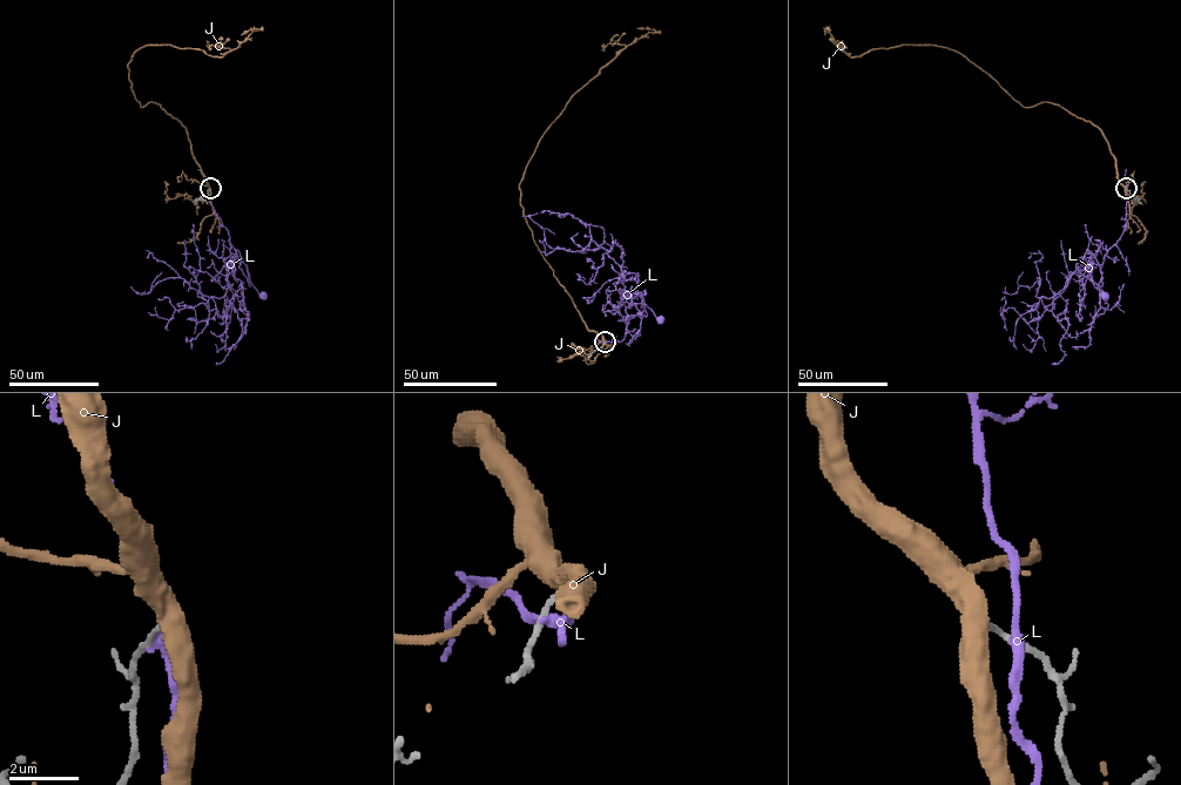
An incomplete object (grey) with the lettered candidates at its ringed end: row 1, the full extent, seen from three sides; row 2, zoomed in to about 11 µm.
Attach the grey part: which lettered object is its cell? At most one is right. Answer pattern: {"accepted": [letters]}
{"accepted": []}

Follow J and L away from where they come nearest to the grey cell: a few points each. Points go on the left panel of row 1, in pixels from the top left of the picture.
J: (209, 189), (183, 126), (157, 103), (141, 107), (128, 65), (147, 45), (222, 56), (258, 29), (241, 35)
L: (209, 189), (215, 212), (228, 232), (229, 264), (236, 258), (250, 286), (237, 250), (262, 296)

